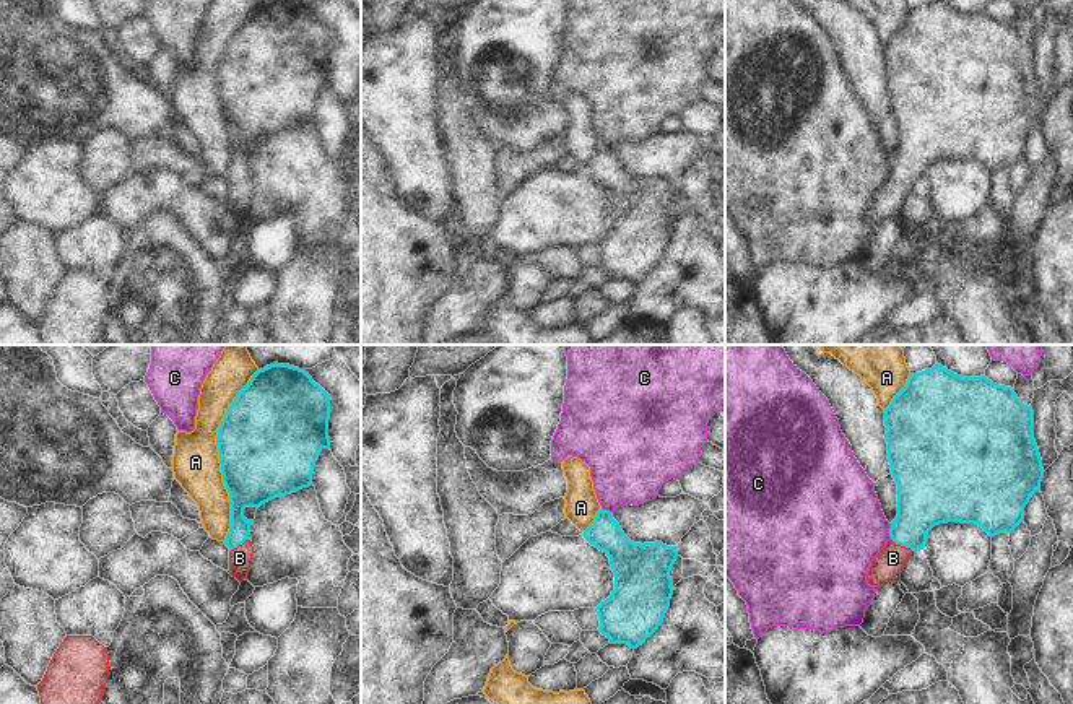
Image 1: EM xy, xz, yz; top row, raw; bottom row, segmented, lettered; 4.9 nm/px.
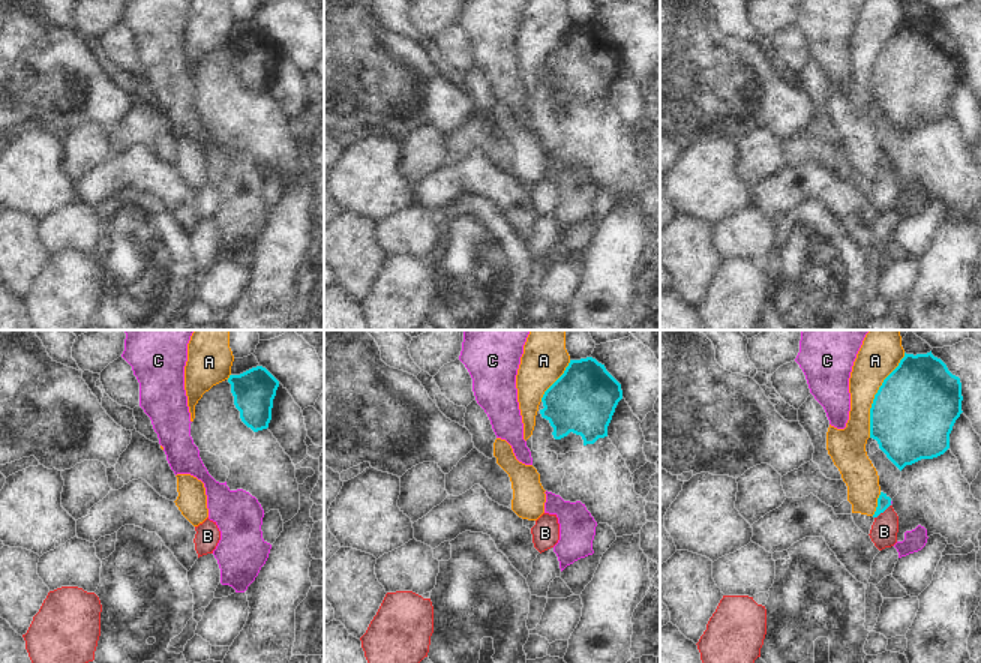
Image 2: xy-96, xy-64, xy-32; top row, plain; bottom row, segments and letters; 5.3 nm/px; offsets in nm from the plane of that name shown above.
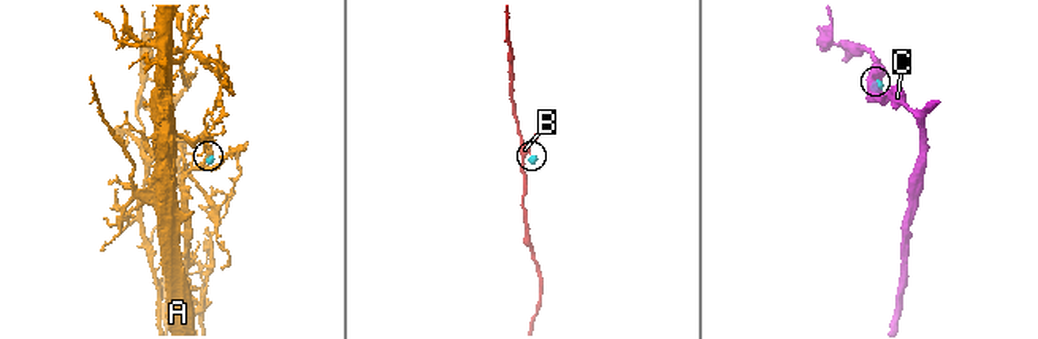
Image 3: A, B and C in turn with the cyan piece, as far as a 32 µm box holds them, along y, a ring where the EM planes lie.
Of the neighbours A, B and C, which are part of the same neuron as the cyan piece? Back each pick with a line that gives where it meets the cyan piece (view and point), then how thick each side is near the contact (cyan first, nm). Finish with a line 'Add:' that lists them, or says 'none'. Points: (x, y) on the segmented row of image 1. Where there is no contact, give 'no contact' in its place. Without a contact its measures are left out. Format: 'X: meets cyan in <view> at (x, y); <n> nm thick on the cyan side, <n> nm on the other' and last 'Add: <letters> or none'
B: meets cyan in yz at (903, 545); 280 nm thick on the cyan side, 150 nm on the other
Add: B

